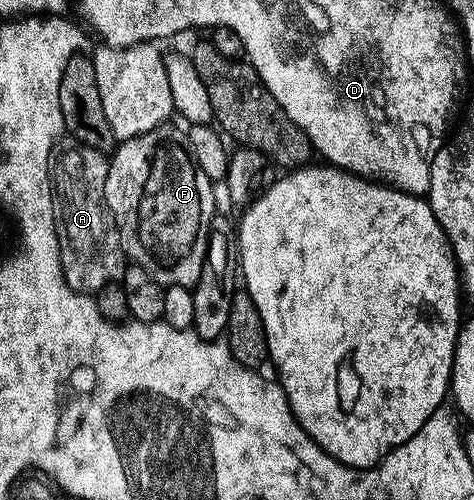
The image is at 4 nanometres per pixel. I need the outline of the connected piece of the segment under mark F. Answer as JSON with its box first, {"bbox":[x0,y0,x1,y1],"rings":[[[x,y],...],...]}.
{"bbox":[104,124,217,288],"rings":[[[165,124],[146,132],[142,136],[123,139],[111,151],[104,189],[104,202],[116,222],[116,233],[124,257],[131,265],[140,266],[158,284],[187,286],[192,288],[203,274],[204,263],[208,261],[208,240],[211,218],[217,213],[216,194],[212,191],[213,179],[202,172],[192,156],[188,135],[183,129]]]}

